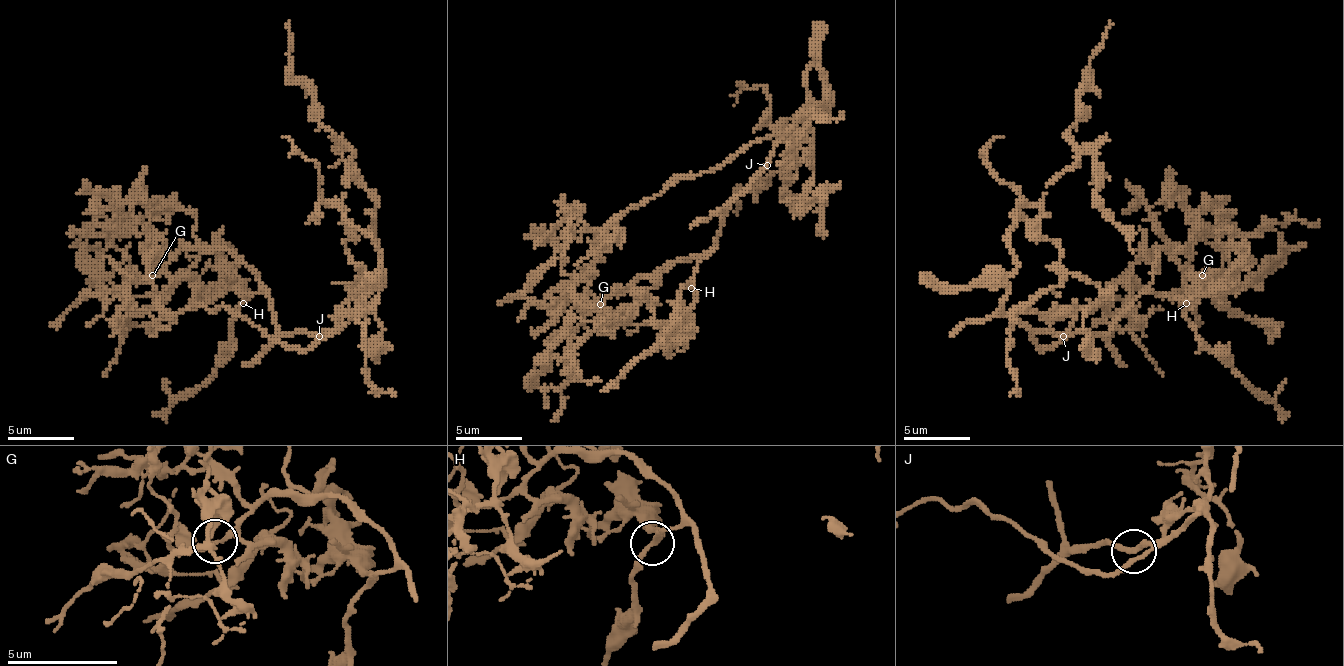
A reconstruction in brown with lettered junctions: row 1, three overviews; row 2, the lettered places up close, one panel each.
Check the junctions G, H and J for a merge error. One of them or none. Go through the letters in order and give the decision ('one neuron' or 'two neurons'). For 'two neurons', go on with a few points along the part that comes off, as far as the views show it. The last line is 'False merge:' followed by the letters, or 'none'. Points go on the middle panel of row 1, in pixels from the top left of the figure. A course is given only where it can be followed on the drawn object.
G: one neuron
H: one neuron
J: one neuron
False merge: none

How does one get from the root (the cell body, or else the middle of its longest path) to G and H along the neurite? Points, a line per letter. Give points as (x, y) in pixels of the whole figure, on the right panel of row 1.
G: (1060, 333), (1106, 333), (1113, 319), (1153, 280), (1156, 256), (1163, 250), (1183, 250), (1189, 266), (1202, 276)
H: (1060, 333), (1106, 333), (1143, 293), (1159, 293), (1186, 303)

